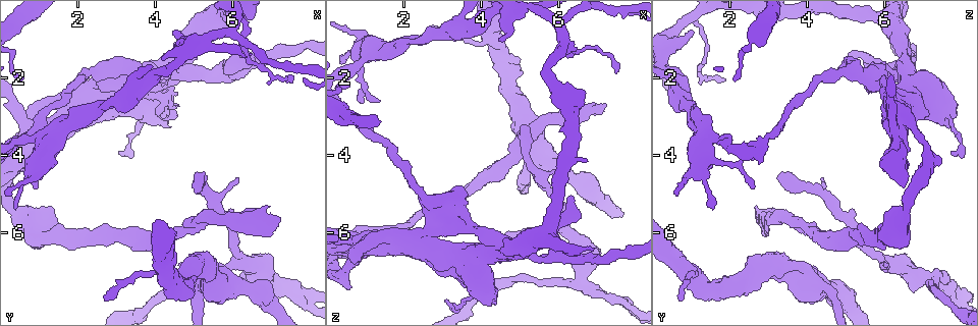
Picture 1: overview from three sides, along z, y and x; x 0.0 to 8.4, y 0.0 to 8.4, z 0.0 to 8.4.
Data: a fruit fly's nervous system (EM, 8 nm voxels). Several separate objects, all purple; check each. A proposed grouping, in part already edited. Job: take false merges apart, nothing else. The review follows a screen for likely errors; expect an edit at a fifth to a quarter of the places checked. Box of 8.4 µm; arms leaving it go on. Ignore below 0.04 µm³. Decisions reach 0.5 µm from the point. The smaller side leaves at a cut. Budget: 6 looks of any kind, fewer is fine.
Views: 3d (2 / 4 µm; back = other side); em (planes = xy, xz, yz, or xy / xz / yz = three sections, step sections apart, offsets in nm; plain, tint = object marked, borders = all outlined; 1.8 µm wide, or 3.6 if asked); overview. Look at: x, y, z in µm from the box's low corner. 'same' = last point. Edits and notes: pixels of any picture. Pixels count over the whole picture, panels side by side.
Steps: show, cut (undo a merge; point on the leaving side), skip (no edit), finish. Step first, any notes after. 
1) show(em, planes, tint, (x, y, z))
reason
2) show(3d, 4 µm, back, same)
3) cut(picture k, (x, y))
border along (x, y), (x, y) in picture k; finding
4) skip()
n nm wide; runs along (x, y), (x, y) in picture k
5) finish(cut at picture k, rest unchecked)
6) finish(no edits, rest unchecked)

show(3d, 4 µm, (6.05, 1.85, 6.50))
a fork

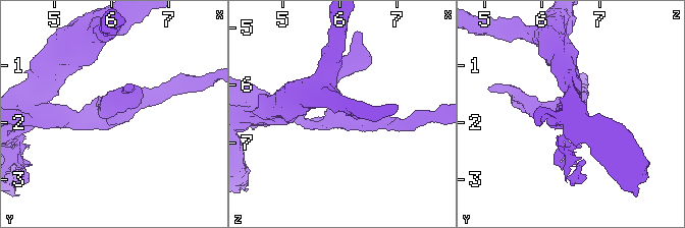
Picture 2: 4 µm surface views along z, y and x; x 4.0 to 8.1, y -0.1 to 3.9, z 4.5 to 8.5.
show(em, planes, tint, same)
3 arms; arms of 180, 190, 260 nm

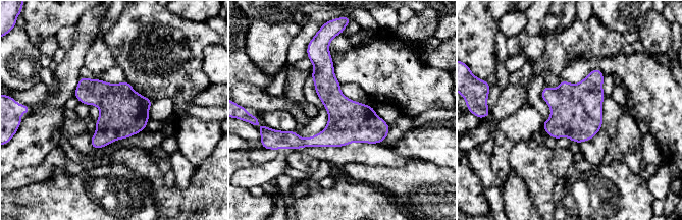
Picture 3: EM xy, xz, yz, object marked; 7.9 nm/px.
skip()
all the same neuron

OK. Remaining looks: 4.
show(em, yz, step 8, tint, (1.75, 2.80, 6.15))
calibre changes

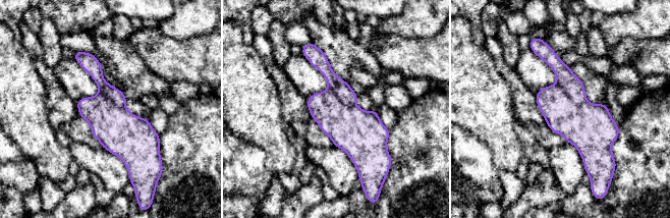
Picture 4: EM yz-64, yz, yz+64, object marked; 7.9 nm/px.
cut(picture 4, (573, 86))
340 nm wide; the part that leaves runs along (306, 54), (327, 71), (353, 102) in picture 4; a second neuron is stuck on

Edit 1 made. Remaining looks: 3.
show(3d, 4 µm, (7.75, 7.70, 7.85))
side arm on a straight run

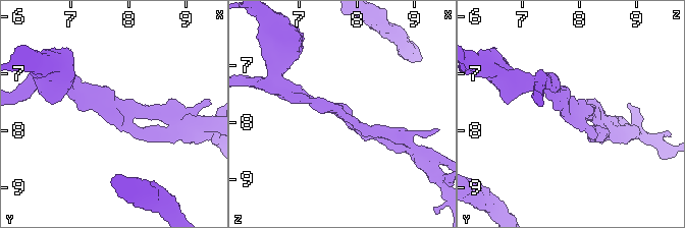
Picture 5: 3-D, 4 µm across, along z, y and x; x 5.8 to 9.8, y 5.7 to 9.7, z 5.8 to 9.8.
show(em, planes, plain, (7.80, 7.70, 7.85))
3 arms; arms of 200, 220, 220 nm

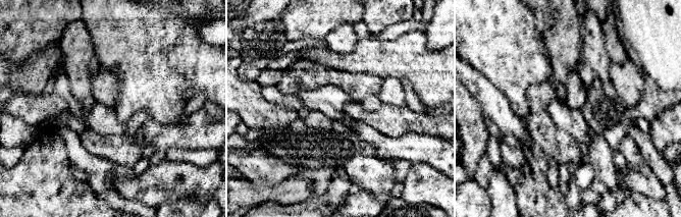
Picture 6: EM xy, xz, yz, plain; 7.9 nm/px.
show(em, planes, tint, same)
with the object marked

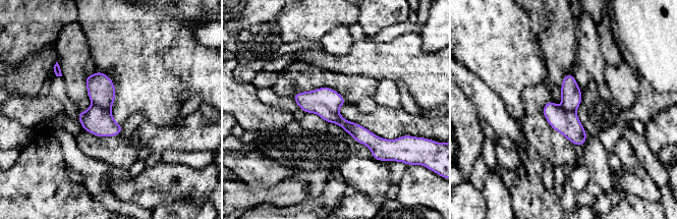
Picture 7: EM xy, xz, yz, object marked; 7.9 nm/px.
cut(picture 7, (101, 90))
border along (93, 103), (106, 107), (109, 110) in picture 7; a second neuron is stuck on

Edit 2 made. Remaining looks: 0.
finish(cut at picture 4, cut at picture 7, rest unchecked)

